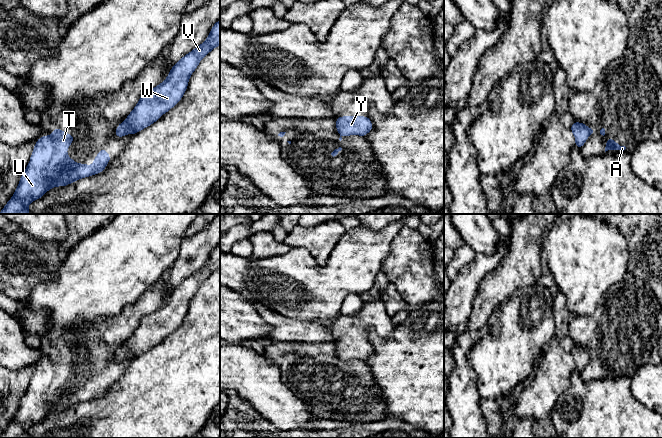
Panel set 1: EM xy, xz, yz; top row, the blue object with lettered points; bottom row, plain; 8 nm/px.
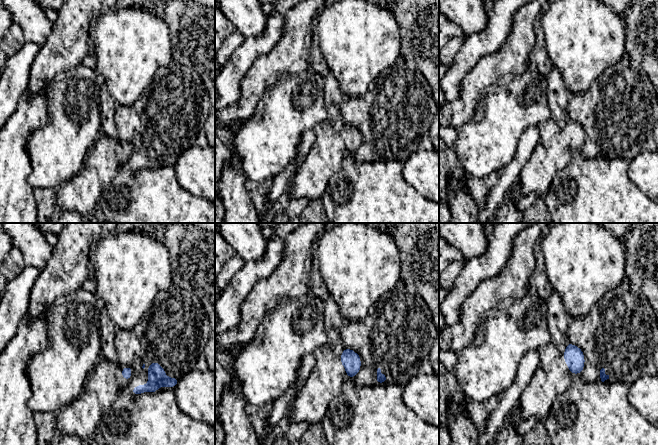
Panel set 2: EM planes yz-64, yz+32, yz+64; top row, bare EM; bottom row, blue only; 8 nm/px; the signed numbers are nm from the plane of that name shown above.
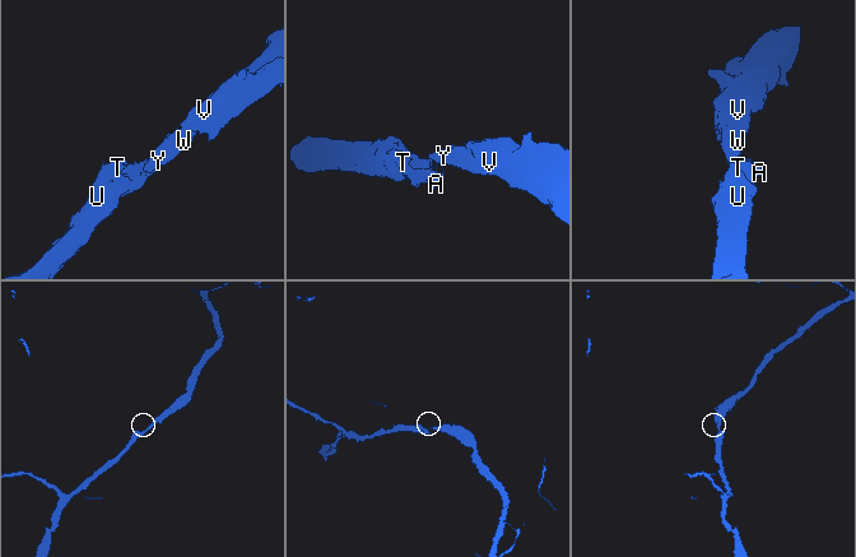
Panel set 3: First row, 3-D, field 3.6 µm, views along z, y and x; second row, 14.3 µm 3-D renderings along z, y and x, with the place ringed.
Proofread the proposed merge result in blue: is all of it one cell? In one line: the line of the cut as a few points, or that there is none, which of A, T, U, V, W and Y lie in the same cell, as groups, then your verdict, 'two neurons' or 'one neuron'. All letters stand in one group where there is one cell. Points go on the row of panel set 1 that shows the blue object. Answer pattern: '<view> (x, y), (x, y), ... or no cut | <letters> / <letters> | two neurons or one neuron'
yz (589, 129), (590, 133) | A T U / V W Y | two neurons

